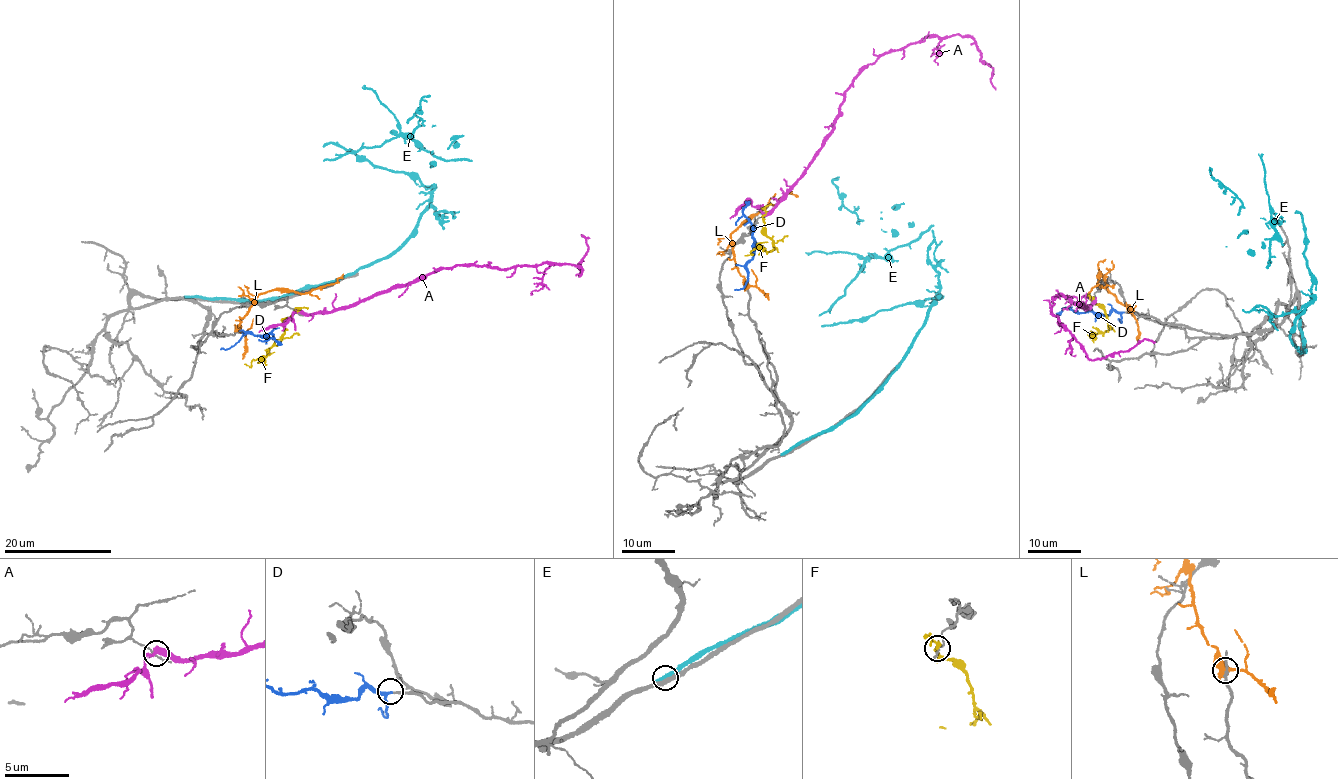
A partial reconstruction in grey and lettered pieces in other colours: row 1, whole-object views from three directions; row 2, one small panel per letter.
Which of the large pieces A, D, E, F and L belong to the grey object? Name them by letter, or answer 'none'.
D

